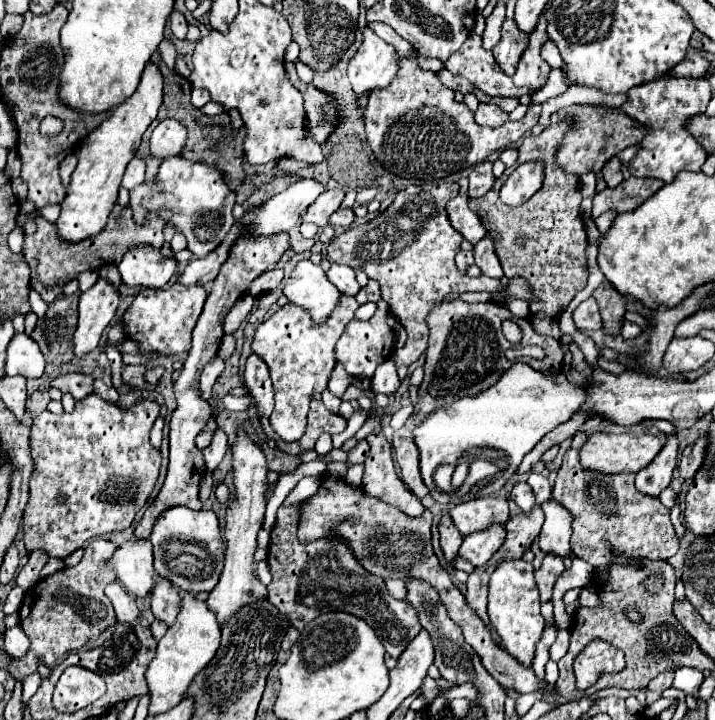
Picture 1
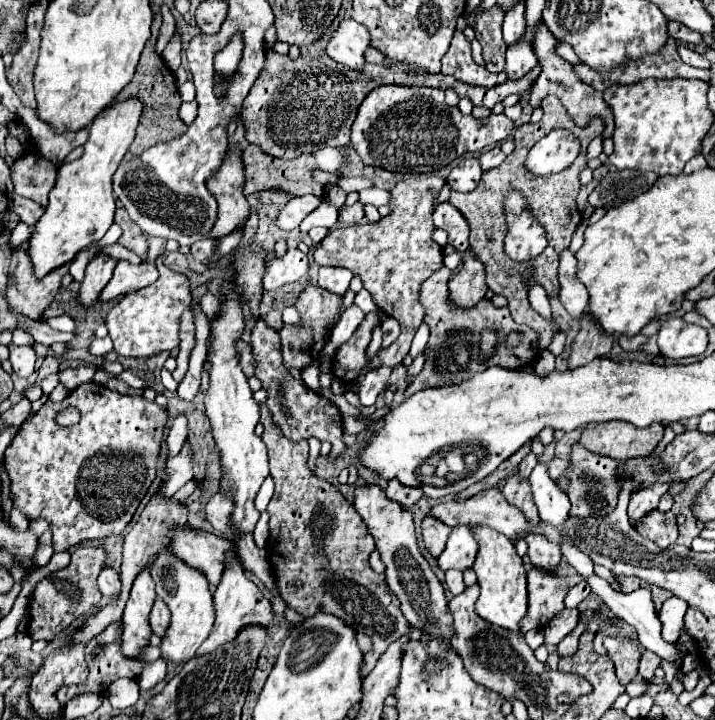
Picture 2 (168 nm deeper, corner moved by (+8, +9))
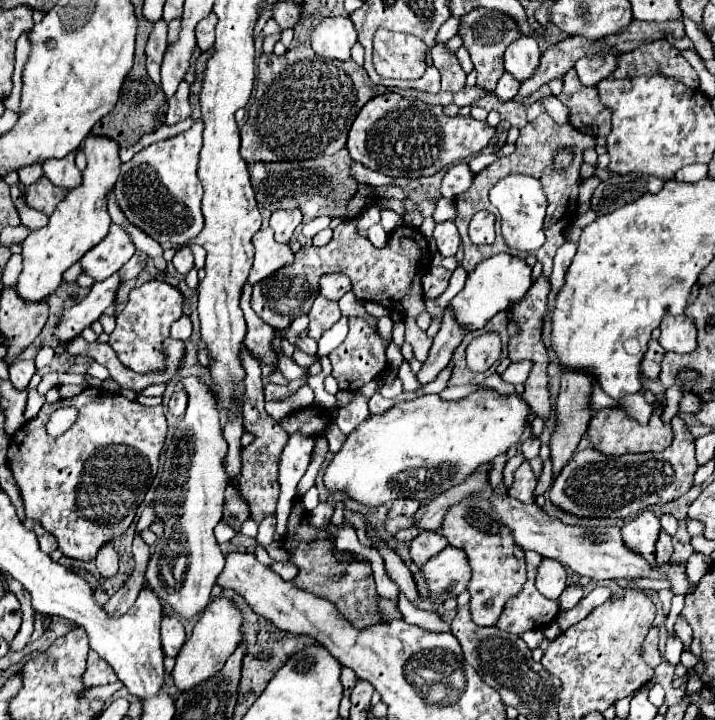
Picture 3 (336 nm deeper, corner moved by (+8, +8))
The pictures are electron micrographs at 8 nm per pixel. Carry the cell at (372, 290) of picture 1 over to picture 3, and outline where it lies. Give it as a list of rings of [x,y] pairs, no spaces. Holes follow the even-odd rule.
[[[317,296],[311,312],[309,312],[309,326],[307,326],[307,334],[315,340],[321,338],[321,334],[325,330],[329,330],[337,320],[341,318],[339,312],[339,304],[333,300],[327,300],[323,296]]]

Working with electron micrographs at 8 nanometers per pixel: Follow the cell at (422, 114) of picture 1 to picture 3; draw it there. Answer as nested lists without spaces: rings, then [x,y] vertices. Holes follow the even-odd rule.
[[[385,92],[371,98],[357,114],[349,130],[347,150],[355,162],[381,174],[393,178],[421,178],[433,176],[453,162],[463,162],[475,152],[483,152],[495,136],[495,128],[489,128],[485,122],[473,120],[471,116],[451,118],[443,114],[441,106],[411,102],[395,92]]]

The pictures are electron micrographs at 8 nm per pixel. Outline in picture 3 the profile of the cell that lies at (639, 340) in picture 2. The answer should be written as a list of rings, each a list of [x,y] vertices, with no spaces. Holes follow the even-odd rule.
[[[651,340],[649,342],[649,350],[647,350],[647,354],[643,358],[643,364],[641,364],[643,366],[643,374],[645,374],[647,380],[653,380],[653,382],[659,380],[659,364],[661,364],[663,354],[665,354],[665,350],[659,346],[659,342]]]

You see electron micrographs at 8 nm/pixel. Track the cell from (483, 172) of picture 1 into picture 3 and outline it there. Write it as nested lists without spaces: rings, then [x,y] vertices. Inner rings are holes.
[[[459,162],[459,164],[453,164],[445,176],[443,176],[443,182],[441,182],[441,194],[443,198],[457,198],[459,194],[463,194],[465,190],[469,190],[469,186],[473,184],[473,174],[467,166],[467,162]]]

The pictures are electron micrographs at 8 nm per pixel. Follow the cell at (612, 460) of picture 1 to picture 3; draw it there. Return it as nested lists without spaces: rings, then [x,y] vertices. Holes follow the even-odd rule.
[[[621,406],[603,408],[603,410],[595,412],[595,416],[589,422],[587,434],[589,434],[593,448],[601,450],[607,456],[621,456],[621,454],[629,454],[629,452],[661,452],[673,442],[673,430],[671,430],[671,426],[663,424],[661,410],[657,410],[657,414],[653,414],[653,418],[649,418],[649,422],[645,426],[641,426]]]

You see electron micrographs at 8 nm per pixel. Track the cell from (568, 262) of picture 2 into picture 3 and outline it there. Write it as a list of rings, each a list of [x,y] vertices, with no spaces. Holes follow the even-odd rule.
[[[565,242],[565,244],[557,250],[557,254],[555,254],[555,258],[553,258],[553,272],[551,272],[551,276],[549,276],[549,282],[551,282],[551,290],[553,290],[553,292],[559,292],[559,290],[561,290],[565,272],[567,272],[567,268],[569,268],[573,256],[575,256],[575,250],[577,250],[577,244],[575,244],[575,242]]]

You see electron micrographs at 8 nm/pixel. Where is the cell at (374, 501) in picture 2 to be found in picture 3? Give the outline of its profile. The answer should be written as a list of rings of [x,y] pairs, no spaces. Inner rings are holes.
[[[381,546],[379,552],[381,552],[381,556],[385,558],[385,570],[387,570],[389,578],[399,586],[399,590],[405,592],[405,596],[407,596],[409,600],[415,600],[415,598],[417,598],[415,580],[413,580],[409,568],[405,566],[405,562],[399,558],[399,554],[393,552],[393,550],[389,550],[389,548],[385,548],[385,546]]]

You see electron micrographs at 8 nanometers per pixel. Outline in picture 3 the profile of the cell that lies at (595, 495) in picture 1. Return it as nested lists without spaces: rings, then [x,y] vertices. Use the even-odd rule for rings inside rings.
[[[661,532],[659,540],[657,540],[657,564],[665,564],[671,560],[671,554],[673,554],[673,544],[671,544],[671,538]]]

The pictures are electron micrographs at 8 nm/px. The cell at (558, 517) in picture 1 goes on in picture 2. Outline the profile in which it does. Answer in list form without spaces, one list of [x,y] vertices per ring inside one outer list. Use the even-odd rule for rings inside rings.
[[[539,533],[529,535],[527,539],[529,545],[529,559],[533,563],[533,567],[537,569],[549,569],[555,573],[559,561],[561,561],[561,549],[557,543],[549,541],[547,537],[541,537]]]

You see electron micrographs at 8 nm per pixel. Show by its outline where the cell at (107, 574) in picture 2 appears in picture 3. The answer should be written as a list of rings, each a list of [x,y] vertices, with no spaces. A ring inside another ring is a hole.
[[[105,544],[101,546],[101,550],[97,552],[97,558],[95,558],[95,564],[97,564],[97,570],[103,578],[111,578],[117,574],[117,560],[119,560],[119,554],[115,552],[115,548],[111,544]]]

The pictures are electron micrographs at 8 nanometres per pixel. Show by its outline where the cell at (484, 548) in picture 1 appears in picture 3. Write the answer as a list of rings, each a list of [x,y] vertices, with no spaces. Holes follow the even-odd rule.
[[[447,546],[437,556],[433,556],[421,568],[421,572],[427,580],[433,604],[443,604],[449,598],[457,598],[467,588],[471,578],[467,556],[453,546]]]

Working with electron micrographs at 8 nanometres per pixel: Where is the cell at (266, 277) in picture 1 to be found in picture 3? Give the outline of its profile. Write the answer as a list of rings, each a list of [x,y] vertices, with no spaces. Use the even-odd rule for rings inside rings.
[[[277,210],[277,212],[273,212],[269,226],[275,232],[275,240],[287,244],[299,222],[301,222],[301,212],[299,210]]]

